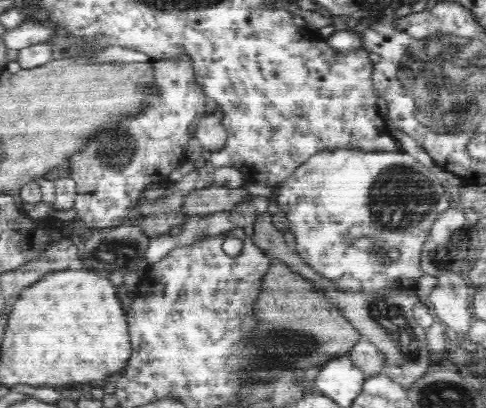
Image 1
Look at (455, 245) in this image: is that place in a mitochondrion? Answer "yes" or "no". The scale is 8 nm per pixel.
yes

